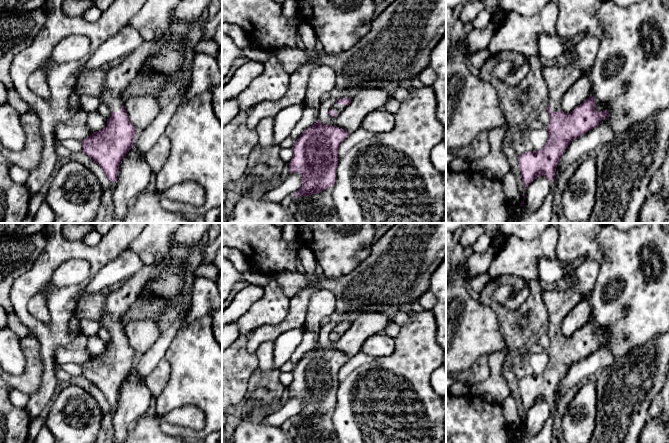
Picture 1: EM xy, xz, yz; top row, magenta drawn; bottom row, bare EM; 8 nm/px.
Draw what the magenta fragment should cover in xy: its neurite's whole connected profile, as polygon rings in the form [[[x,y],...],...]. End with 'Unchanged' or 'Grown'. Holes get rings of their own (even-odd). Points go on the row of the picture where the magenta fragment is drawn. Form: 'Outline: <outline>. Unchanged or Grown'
Outline: [[[155,30],[154,34],[153,42],[144,42],[119,64],[107,70],[101,101],[109,107],[111,117],[107,119],[105,128],[81,141],[82,151],[103,169],[112,183],[116,182],[122,159],[133,147],[137,134],[124,109],[121,95],[141,71],[144,60],[159,47],[158,42],[163,33]]]. Grown

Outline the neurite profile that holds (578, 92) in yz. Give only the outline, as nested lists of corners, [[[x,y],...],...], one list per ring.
[[[581,76],[564,93],[561,99],[561,108],[565,113],[571,113],[588,97],[591,88],[591,80],[587,76]]]

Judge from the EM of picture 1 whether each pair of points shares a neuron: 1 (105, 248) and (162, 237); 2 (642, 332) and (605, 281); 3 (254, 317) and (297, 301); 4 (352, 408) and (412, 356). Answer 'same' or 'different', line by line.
1: different
2: same
3: different
4: same

